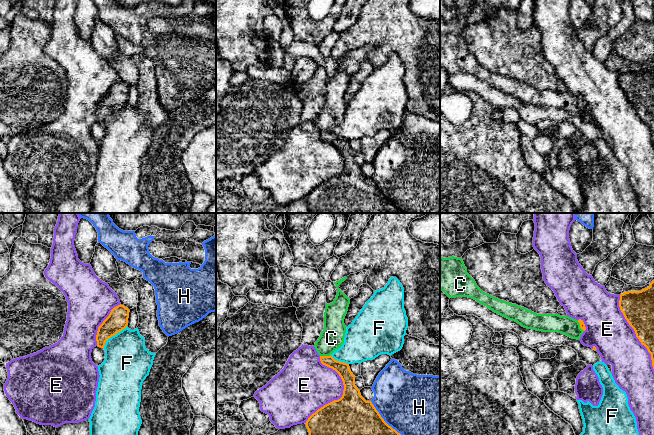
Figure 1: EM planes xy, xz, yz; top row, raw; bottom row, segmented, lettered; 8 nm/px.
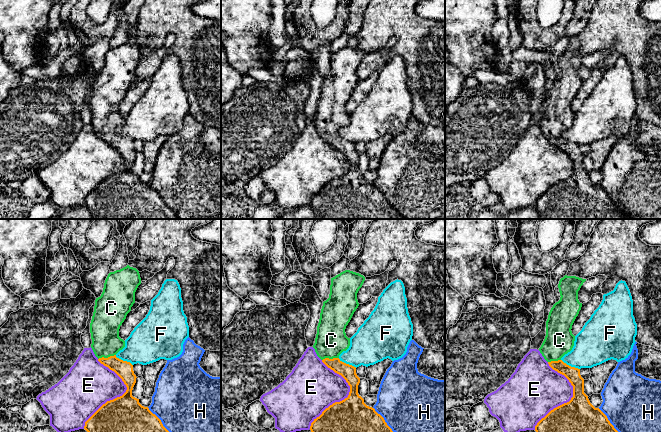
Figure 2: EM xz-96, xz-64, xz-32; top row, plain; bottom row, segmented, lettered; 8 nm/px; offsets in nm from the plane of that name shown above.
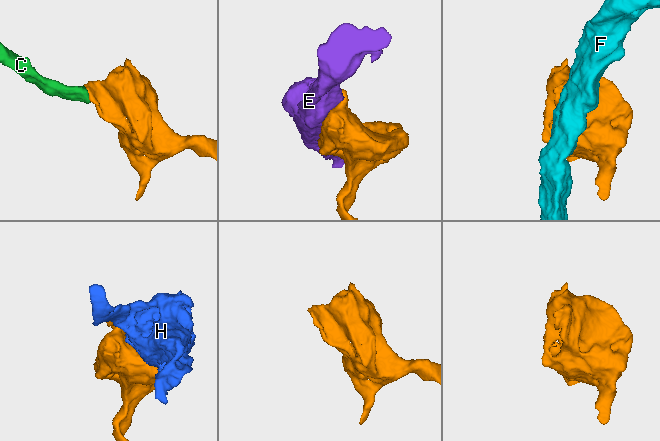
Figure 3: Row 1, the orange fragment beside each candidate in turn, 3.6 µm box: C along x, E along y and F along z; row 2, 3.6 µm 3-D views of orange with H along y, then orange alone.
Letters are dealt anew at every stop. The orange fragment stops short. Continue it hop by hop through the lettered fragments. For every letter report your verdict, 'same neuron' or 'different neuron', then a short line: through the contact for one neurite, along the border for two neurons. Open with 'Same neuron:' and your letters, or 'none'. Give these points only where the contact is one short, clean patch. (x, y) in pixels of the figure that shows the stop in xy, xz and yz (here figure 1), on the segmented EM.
Same neuron: C
C: same neuron; line xz (343, 369), (333, 364), (325, 356), (325, 345), (331, 338)
E: different neuron
F: different neuron
H: different neuron

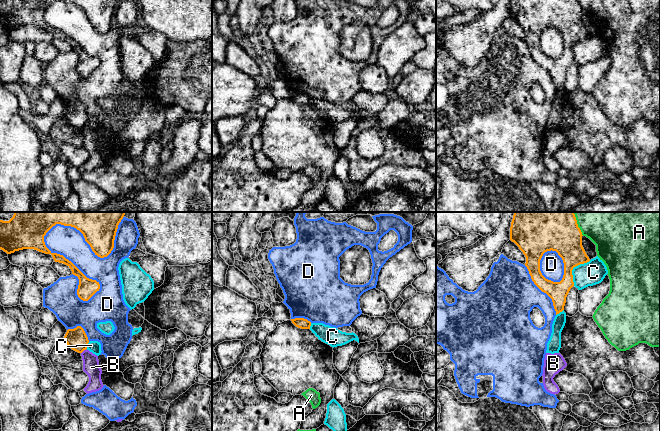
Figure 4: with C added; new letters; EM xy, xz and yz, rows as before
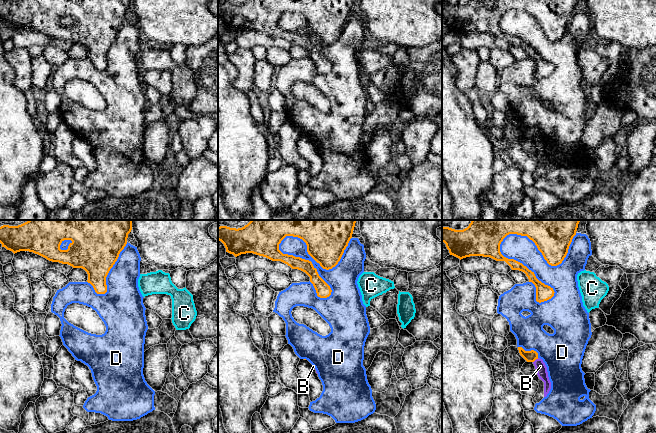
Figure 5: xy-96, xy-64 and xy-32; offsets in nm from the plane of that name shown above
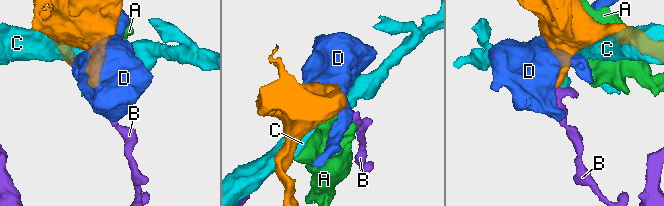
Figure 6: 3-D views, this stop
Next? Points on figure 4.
Same neuron: none
A: different neuron
B: different neuron; line xy (86, 348), (81, 353)
C: different neuron
D: different neuron

